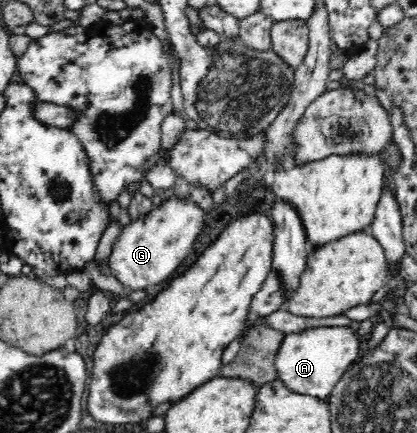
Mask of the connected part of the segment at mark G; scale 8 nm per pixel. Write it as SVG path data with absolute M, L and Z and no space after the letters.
M174 193L169 199L164 198L119 233L109 255L110 272L127 291L167 283L176 275L177 267L191 253L197 237L206 227L205 216L206 212L191 196L182 199Z

